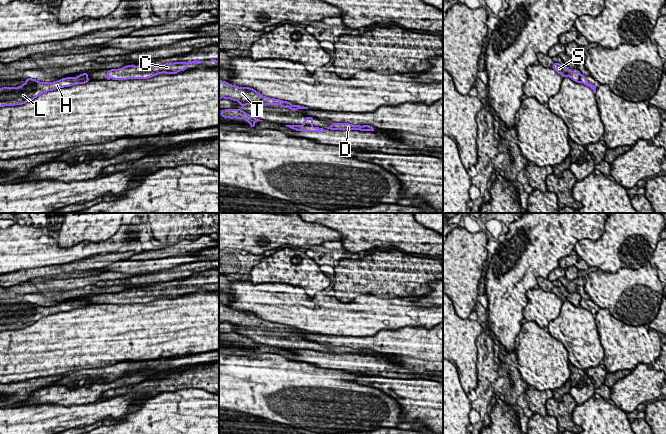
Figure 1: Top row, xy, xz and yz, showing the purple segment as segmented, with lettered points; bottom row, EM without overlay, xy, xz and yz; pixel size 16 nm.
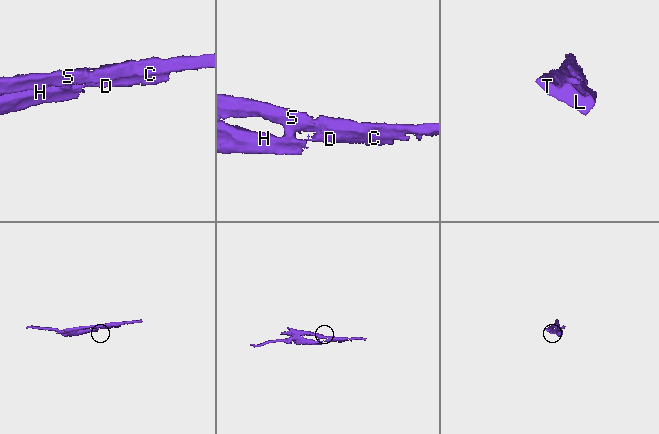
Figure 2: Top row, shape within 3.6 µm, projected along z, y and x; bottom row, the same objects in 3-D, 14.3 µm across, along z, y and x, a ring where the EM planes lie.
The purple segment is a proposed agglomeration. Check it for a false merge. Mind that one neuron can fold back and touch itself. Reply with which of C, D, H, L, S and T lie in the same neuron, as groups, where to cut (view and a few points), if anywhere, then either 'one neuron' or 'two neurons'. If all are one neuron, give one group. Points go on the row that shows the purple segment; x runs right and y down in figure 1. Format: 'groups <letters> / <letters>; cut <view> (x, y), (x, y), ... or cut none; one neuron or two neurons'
groups C D S T / H L; cut xz (303, 124), (312, 126); two neurons

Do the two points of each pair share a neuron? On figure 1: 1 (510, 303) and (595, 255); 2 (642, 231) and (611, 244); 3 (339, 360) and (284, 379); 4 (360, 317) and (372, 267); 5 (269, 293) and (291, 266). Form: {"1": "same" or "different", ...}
{"1": "different", "2": "same", "3": "different", "4": "different", "5": "different"}

